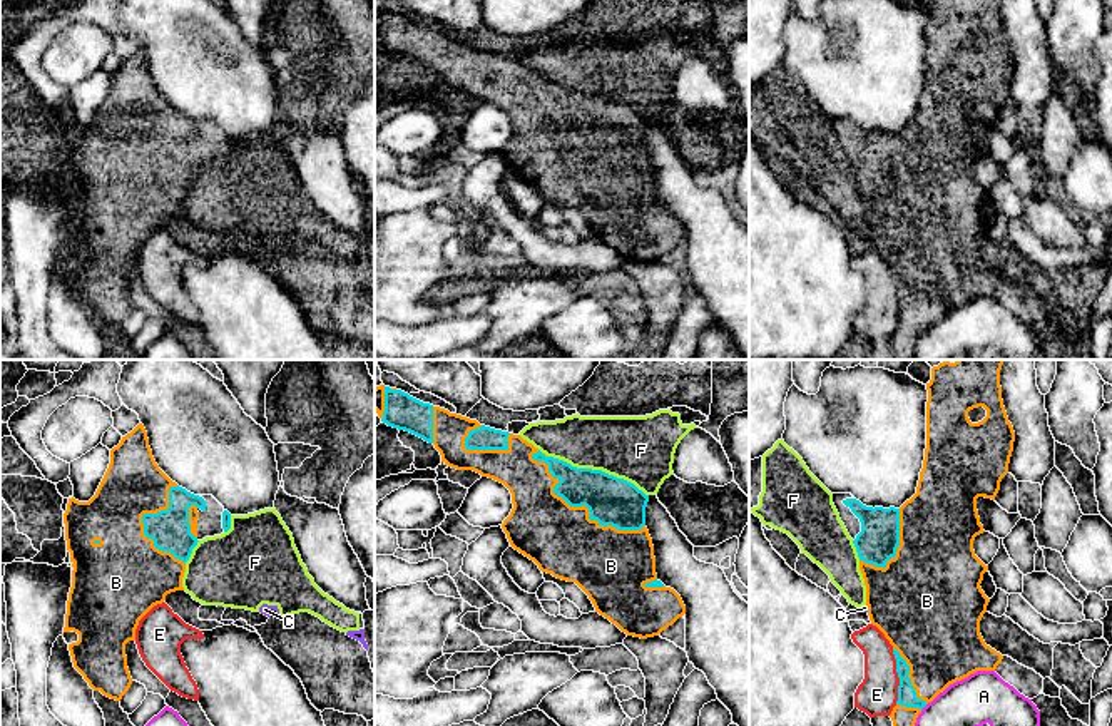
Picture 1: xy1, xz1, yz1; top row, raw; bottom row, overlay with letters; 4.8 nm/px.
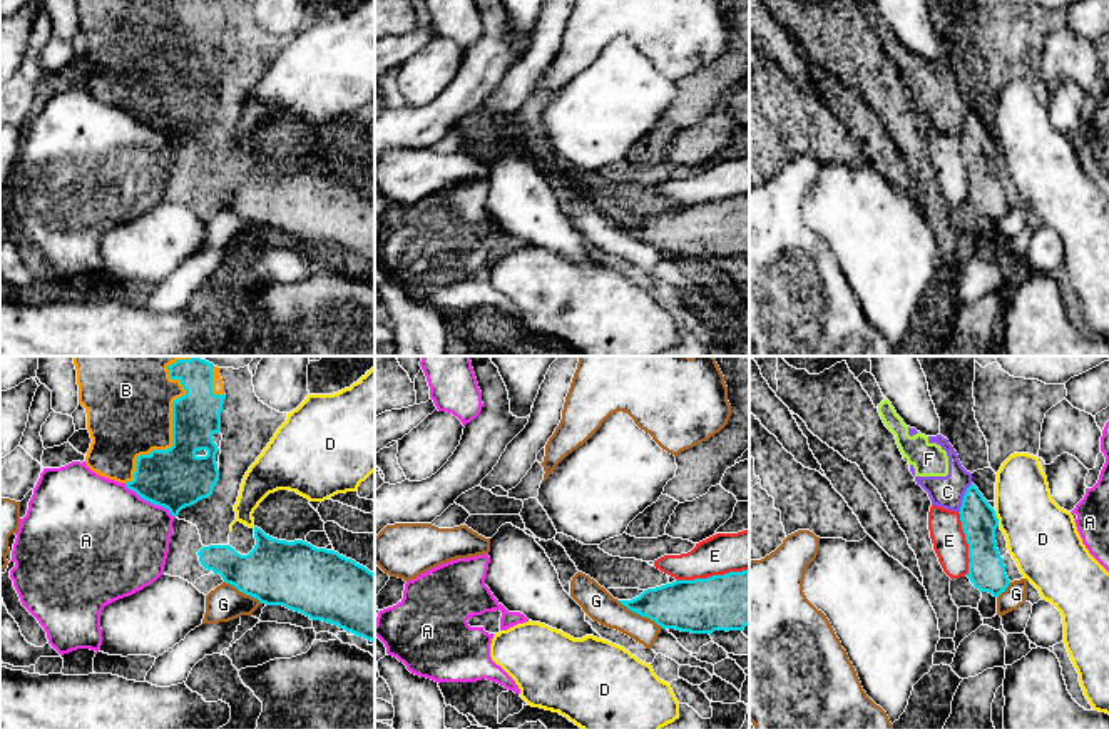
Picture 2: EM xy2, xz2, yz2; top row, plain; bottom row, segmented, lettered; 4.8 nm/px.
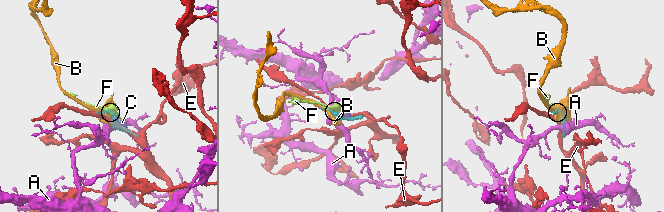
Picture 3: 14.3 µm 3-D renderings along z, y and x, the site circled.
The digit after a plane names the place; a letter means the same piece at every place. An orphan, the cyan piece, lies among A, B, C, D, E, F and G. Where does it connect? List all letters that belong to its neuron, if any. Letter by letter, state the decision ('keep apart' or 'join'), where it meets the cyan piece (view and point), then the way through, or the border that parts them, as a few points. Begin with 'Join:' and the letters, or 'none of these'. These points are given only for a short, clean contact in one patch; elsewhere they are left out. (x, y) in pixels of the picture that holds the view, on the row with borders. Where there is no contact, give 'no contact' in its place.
Join: B
A: keep apart; meets cyan in xy2 at (149, 500)
B: join; meets cyan in xy2 at (173, 422)
C: keep apart; meets cyan in yz2 at (964, 499)
D: keep apart; meets cyan in yz2 at (997, 519)
E: keep apart; meets cyan in xz2 at (713, 576)
F: keep apart; meets cyan in xz1 at (597, 470)
G: keep apart; meets cyan in xz2 at (641, 614); border along xz2 (618, 601), (663, 627)

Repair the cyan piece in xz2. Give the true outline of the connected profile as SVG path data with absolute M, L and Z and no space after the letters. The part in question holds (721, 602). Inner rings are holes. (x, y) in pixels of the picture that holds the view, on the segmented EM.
M749 570L676 580L619 602L662 629L709 635L744 630L749 625Z

